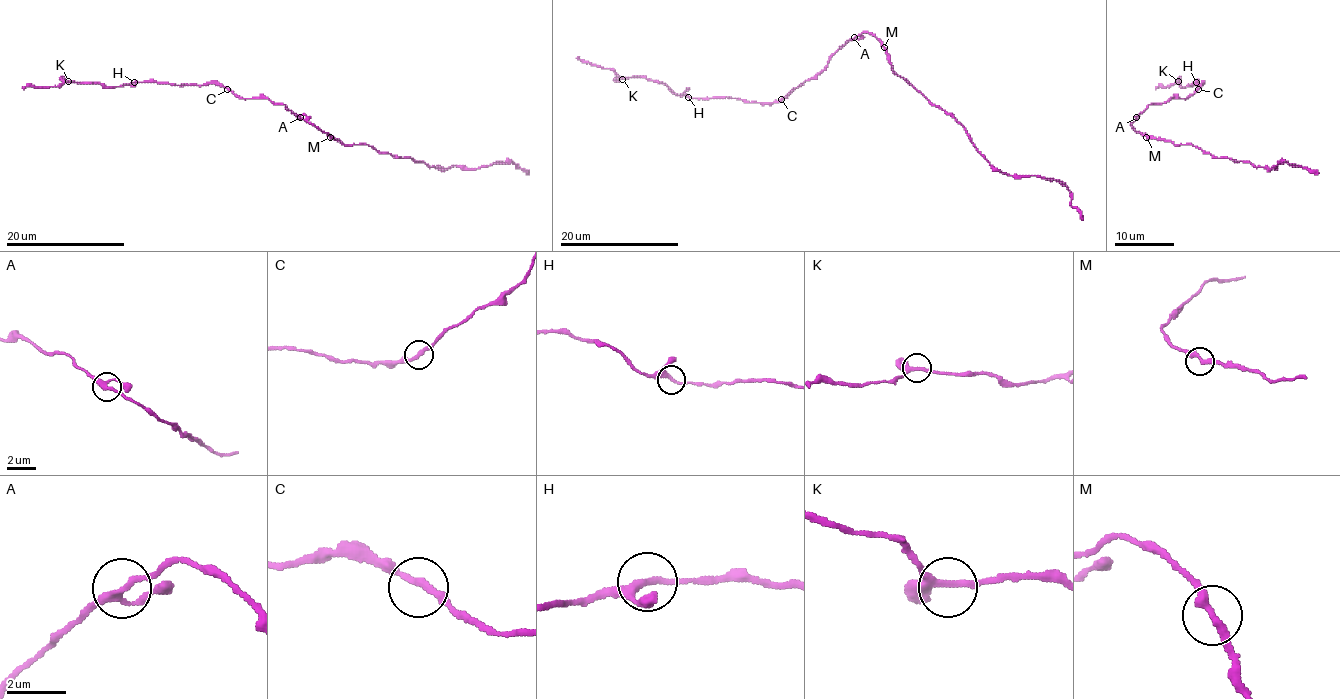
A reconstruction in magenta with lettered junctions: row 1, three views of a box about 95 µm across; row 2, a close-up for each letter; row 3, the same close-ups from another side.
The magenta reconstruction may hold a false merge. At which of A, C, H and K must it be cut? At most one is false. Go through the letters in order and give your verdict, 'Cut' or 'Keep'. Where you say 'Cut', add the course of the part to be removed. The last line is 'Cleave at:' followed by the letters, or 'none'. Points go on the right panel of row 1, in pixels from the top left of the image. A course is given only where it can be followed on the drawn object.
A: Keep
C: Keep
H: Keep
K: Keep
Cleave at: none

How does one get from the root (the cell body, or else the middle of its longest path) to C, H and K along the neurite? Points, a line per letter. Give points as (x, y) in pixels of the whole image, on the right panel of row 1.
C: (1135, 119), (1149, 104), (1164, 103), (1169, 98), (1187, 98), (1198, 89)
H: (1135, 119), (1149, 104), (1190, 97), (1201, 85), (1196, 82)
K: (1135, 119), (1149, 104), (1187, 98), (1201, 85), (1196, 82), (1182, 86), (1178, 81)

